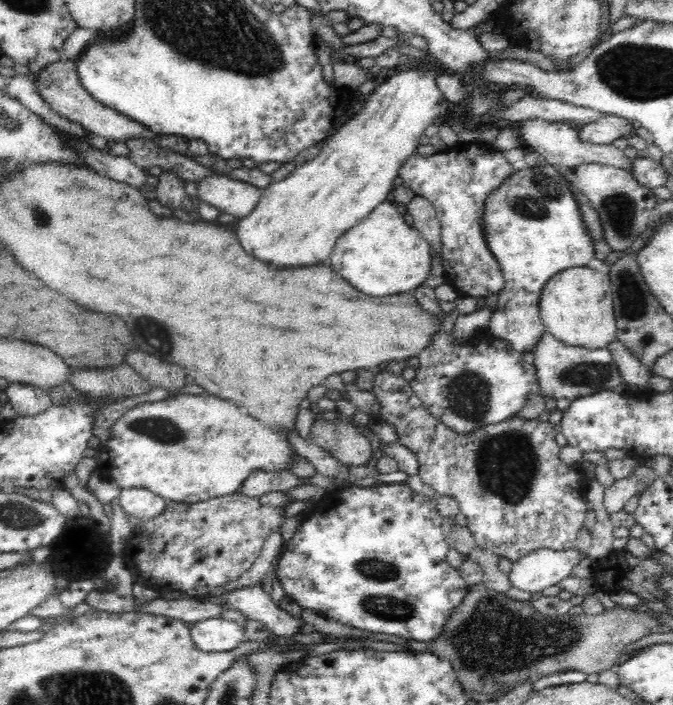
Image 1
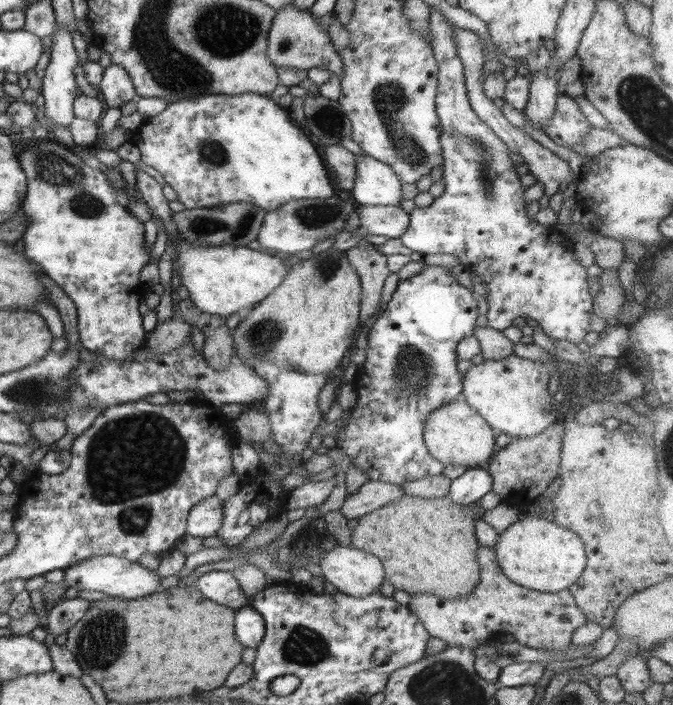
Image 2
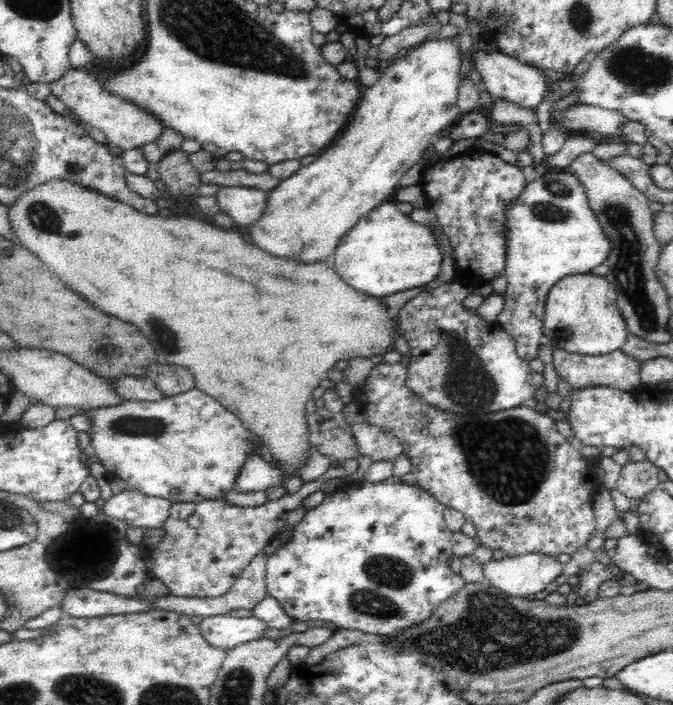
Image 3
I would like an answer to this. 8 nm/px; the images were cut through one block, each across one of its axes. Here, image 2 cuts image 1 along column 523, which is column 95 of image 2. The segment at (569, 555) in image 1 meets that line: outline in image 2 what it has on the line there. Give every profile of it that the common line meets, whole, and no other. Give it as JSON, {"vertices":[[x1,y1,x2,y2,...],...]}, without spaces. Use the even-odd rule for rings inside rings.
{"vertices":[[106,554,92,556,92,558,80,560,80,562,72,562,72,566,64,569,64,581,68,583,68,586,78,590,98,590,114,598,136,600,136,598,144,598,144,596,158,592,163,577,159,576,154,569,156,567,145,568,138,561,134,562,126,560,122,556]]}

